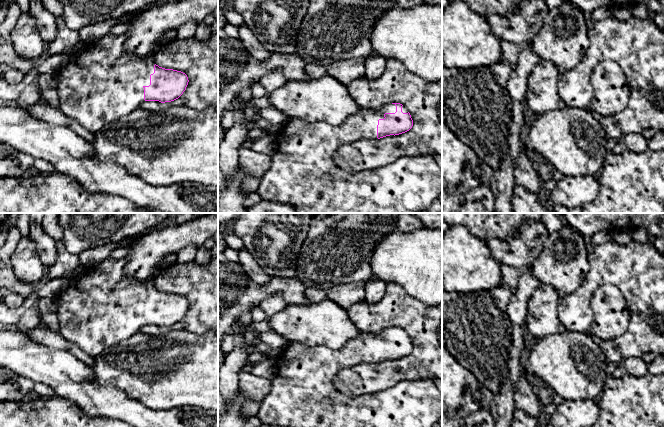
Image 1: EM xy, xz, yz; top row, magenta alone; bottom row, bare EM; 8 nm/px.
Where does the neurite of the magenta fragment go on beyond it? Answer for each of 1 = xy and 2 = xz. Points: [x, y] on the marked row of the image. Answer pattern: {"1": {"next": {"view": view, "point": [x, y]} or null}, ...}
{"1": {"next": {"view": "xy", "point": [102, 83]}}, "2": {"next": {"view": "xz", "point": [303, 173]}}}

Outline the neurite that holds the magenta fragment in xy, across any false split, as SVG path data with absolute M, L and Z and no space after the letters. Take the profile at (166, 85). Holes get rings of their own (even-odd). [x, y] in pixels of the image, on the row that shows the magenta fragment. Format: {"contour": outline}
{"contour": "M122 34L105 35L95 42L85 43L77 54L69 54L68 61L55 75L59 109L93 133L101 131L106 125L140 108L144 101L165 103L178 99L188 85L189 80L185 73L156 65L155 52L146 57L131 55L125 49L125 41L125 34Z"}

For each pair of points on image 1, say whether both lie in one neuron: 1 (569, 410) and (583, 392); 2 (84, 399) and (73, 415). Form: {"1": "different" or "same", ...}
{"1": "different", "2": "different"}

